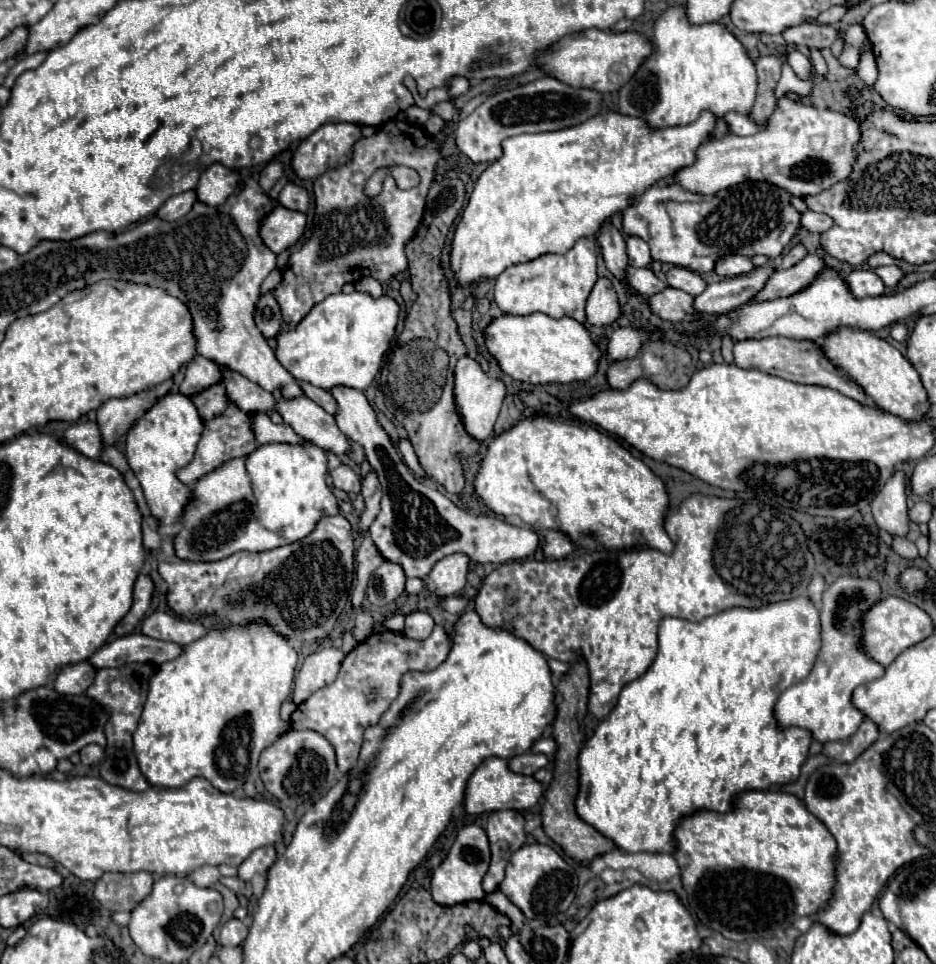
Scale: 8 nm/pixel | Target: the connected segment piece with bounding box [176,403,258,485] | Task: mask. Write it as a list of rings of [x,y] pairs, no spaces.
[[[228,403],[228,407],[226,407],[220,415],[216,415],[216,417],[212,417],[212,419],[208,419],[208,421],[204,423],[204,433],[202,433],[202,439],[200,439],[200,443],[198,443],[198,449],[196,449],[196,455],[194,455],[192,463],[188,463],[186,467],[178,469],[178,471],[176,471],[176,477],[178,477],[184,485],[192,485],[192,483],[196,483],[202,475],[214,471],[214,469],[220,467],[222,463],[226,463],[226,461],[230,461],[230,459],[236,459],[236,457],[246,457],[246,455],[250,455],[250,453],[258,447],[258,445],[256,445],[256,437],[254,437],[252,423],[254,423],[254,419],[252,419],[250,413],[244,413],[244,411],[238,409],[234,403]]]

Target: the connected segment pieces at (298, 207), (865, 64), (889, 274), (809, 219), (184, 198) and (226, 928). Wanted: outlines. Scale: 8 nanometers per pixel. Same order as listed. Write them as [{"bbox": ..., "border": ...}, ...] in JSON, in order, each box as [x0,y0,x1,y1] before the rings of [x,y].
[{"bbox":[278,183,310,213],"border":[[[288,183],[280,195],[278,195],[278,203],[286,209],[292,209],[292,211],[300,211],[304,213],[310,205],[310,199],[308,199],[308,193],[304,187],[298,187],[294,183]]]},{"bbox":[856,49,878,87],"border":[[[870,49],[862,51],[860,53],[860,63],[858,63],[858,69],[856,69],[858,77],[870,87],[876,83],[876,77],[878,77],[878,67],[876,67],[876,61],[874,61],[874,53]]]},{"bbox":[874,265,904,285],"border":[[[886,265],[886,267],[876,267],[874,269],[880,277],[882,277],[882,281],[884,281],[884,285],[896,285],[902,277],[904,277],[904,273],[900,271],[900,267],[896,267],[896,265]]]},{"bbox":[800,211,832,233],"border":[[[804,211],[800,215],[800,225],[802,225],[802,229],[806,229],[810,233],[822,233],[832,225],[832,219],[828,215],[822,215],[816,211]]]},{"bbox":[158,191,196,221],"border":[[[184,191],[178,195],[172,195],[160,209],[158,209],[158,217],[166,219],[166,221],[176,221],[182,215],[186,215],[186,211],[190,211],[190,207],[196,203],[196,193],[194,191]]]},{"bbox":[220,919,248,947],"border":[[[230,919],[222,925],[220,931],[220,945],[222,947],[232,947],[232,945],[240,945],[248,935],[248,927],[238,921],[238,919]]]}]

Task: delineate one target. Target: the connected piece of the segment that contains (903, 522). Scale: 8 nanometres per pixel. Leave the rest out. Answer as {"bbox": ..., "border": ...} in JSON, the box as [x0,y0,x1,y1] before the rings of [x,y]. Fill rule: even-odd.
{"bbox":[870,469,908,537],"border":[[[896,469],[870,503],[876,525],[888,531],[890,535],[904,537],[908,533],[906,487],[908,487],[908,475],[902,469]]]}

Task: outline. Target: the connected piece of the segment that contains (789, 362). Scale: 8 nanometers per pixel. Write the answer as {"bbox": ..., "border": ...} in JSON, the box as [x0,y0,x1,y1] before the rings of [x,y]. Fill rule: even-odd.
{"bbox":[734,337,874,407],"border":[[[764,337],[764,339],[746,339],[734,343],[734,361],[742,369],[758,369],[762,373],[792,381],[792,383],[802,383],[802,385],[820,385],[820,387],[830,387],[840,391],[842,395],[858,401],[860,405],[874,407],[874,399],[840,367],[836,367],[826,353],[822,351],[822,345],[816,341],[796,341],[788,337]]]}

